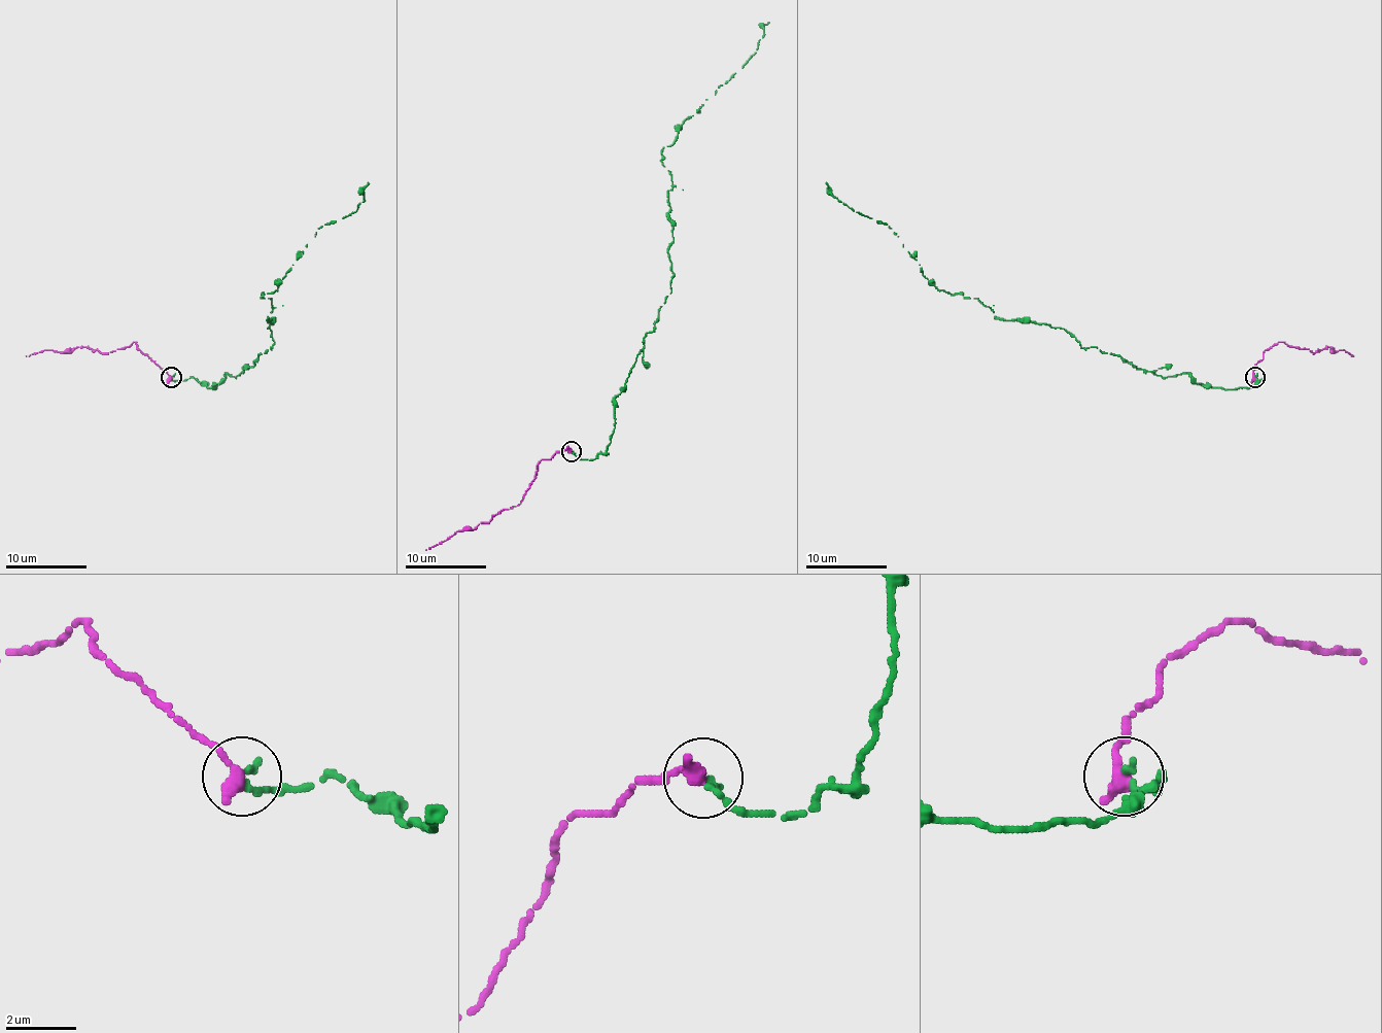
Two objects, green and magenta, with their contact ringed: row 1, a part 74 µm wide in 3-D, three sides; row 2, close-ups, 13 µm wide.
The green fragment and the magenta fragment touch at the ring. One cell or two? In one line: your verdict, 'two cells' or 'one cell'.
one cell

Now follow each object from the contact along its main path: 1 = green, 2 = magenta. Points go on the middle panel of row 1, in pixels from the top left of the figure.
1: (572, 451), (594, 458), (608, 447), (614, 400), (670, 293), (672, 181), (663, 146), (756, 54), (768, 23)
2: (572, 451), (559, 451), (543, 458), (517, 506), (501, 510), (488, 521), (472, 529), (458, 529), (425, 550)

